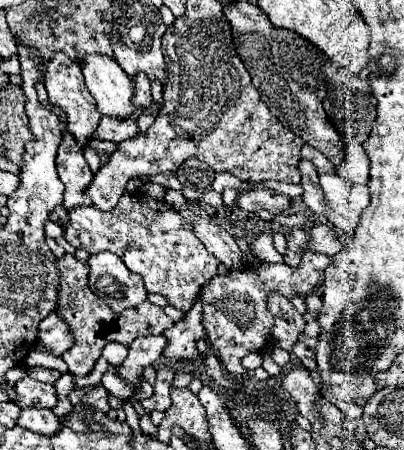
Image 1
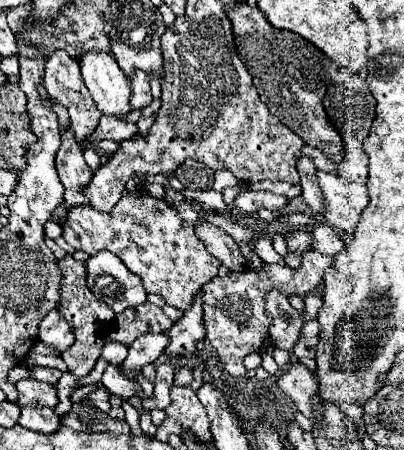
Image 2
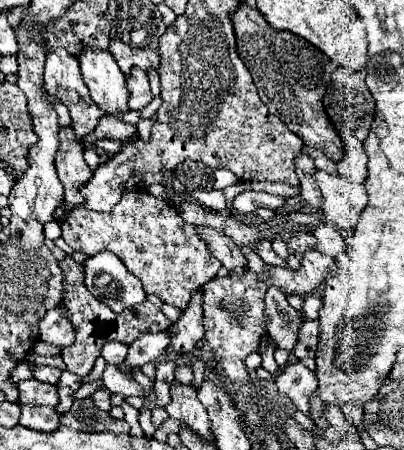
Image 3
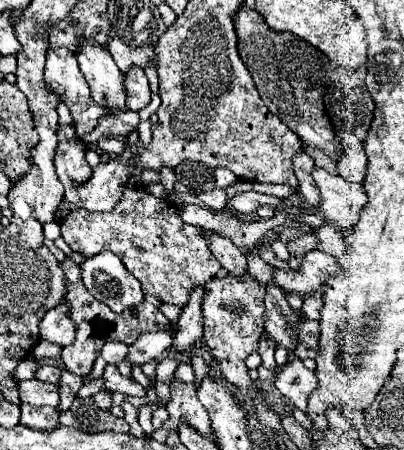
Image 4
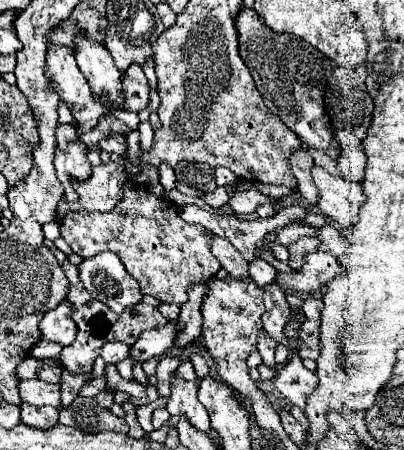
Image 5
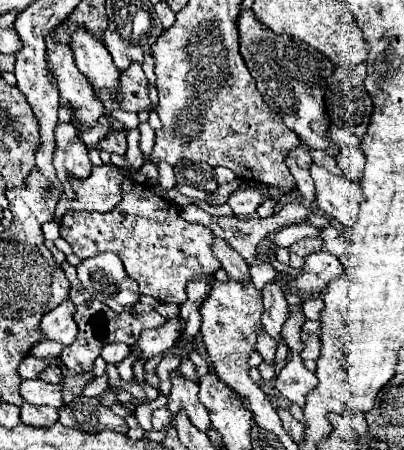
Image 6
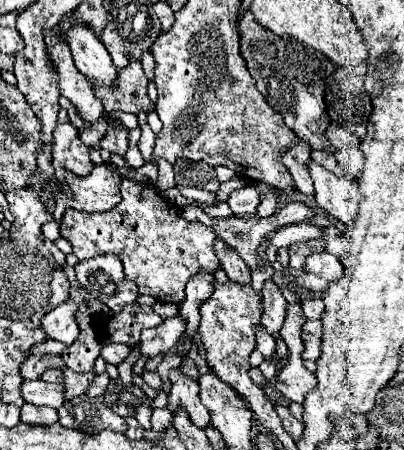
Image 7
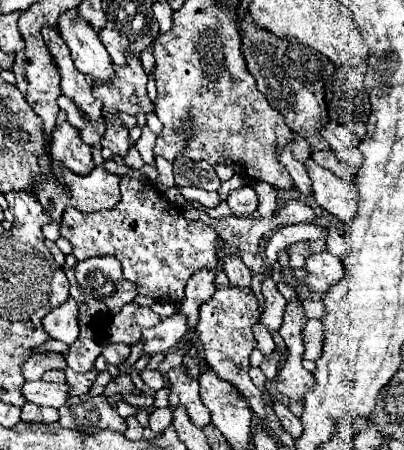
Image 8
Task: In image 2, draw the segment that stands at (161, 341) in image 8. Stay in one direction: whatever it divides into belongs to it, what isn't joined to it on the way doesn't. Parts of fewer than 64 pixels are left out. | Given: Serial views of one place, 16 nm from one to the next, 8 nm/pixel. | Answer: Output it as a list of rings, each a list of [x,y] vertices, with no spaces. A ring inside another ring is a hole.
[[[152,334],[152,336],[140,336],[128,346],[128,356],[118,368],[122,376],[136,382],[136,374],[142,372],[142,366],[156,362],[164,348],[168,346],[168,338],[164,334]]]

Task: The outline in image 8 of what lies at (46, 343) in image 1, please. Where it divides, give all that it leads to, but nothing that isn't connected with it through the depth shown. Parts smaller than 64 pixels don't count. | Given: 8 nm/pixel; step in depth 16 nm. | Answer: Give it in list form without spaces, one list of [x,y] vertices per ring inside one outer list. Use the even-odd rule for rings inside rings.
[[[70,298],[60,306],[54,308],[50,314],[46,314],[42,318],[42,328],[46,330],[46,334],[54,340],[60,340],[64,344],[72,344],[78,336],[78,324],[76,324],[76,302],[72,302]]]

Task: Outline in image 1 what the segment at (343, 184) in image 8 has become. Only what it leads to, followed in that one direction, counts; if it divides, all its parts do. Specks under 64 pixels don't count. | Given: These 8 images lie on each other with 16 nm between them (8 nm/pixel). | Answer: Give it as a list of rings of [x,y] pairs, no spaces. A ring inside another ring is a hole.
[[[320,174],[320,186],[332,206],[330,222],[352,236],[362,210],[370,204],[368,188],[350,184],[340,174]]]

